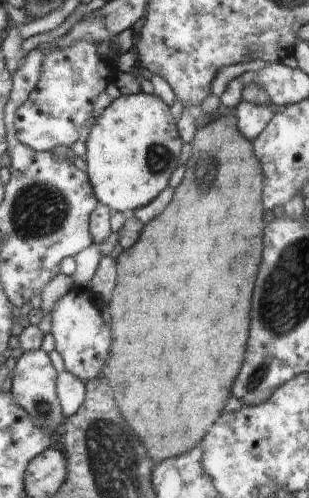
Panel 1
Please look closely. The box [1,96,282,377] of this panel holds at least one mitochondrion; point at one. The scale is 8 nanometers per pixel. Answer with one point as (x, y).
(40, 209)

